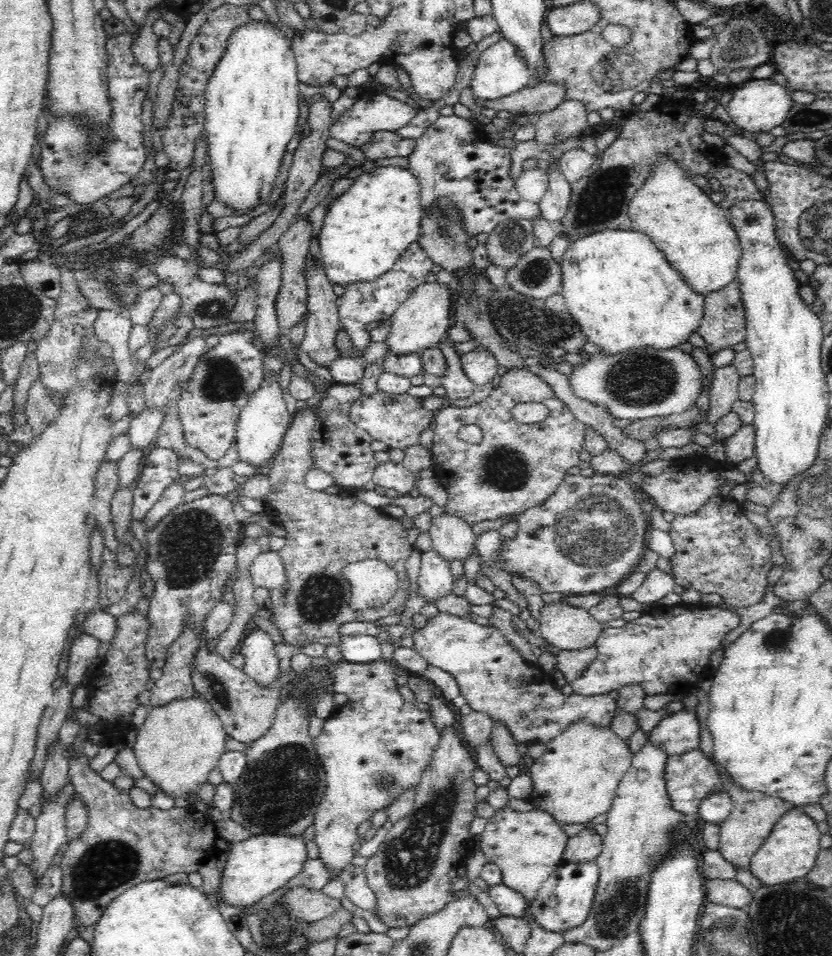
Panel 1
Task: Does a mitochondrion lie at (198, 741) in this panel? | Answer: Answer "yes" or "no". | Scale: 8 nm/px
no

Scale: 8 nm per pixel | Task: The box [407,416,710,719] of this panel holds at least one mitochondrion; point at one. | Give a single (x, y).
(595, 529)

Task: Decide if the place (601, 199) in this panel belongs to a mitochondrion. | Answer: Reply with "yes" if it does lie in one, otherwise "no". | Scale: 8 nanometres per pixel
yes

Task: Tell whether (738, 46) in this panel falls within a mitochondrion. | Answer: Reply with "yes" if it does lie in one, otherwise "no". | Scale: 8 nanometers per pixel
yes

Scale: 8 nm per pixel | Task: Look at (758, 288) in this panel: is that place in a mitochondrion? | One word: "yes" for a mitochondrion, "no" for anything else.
no

